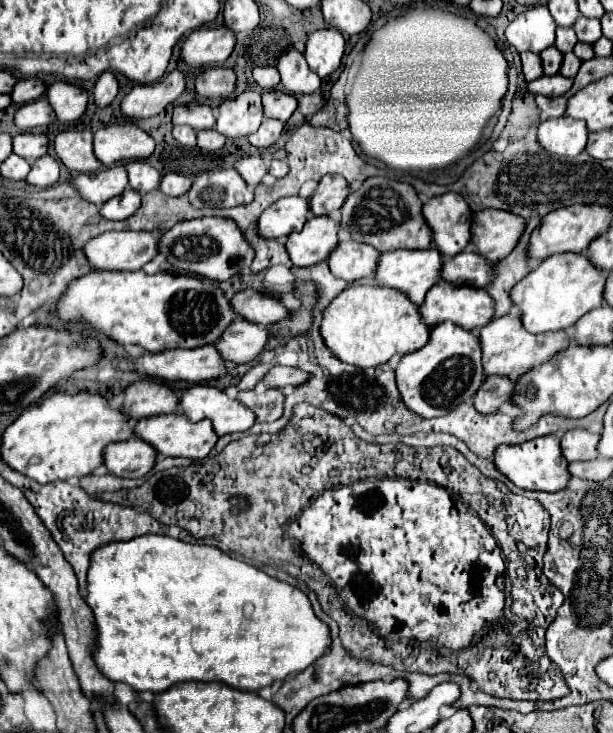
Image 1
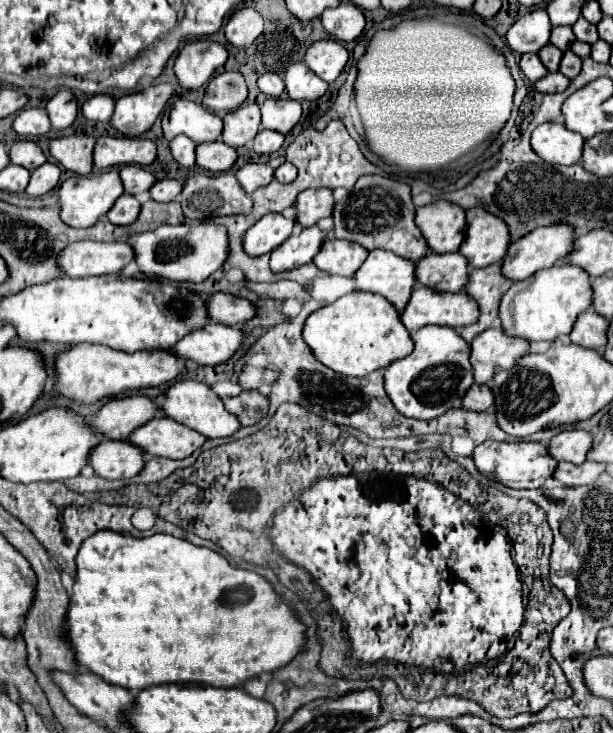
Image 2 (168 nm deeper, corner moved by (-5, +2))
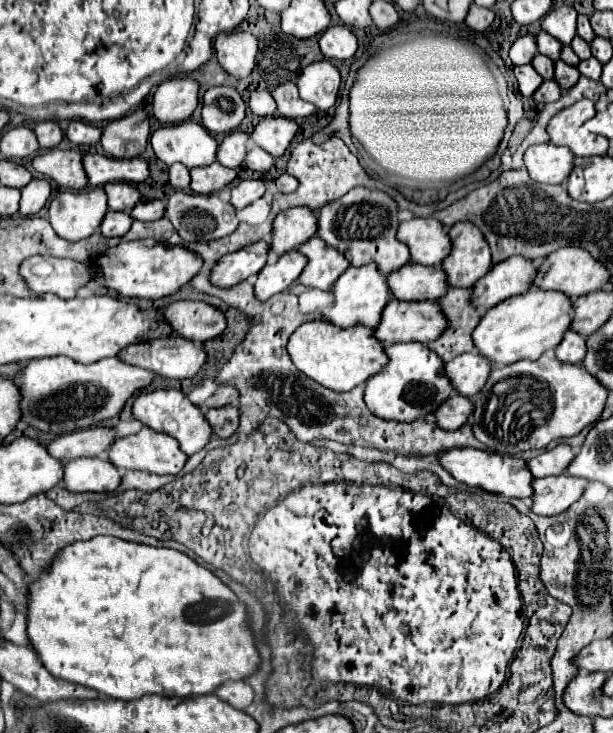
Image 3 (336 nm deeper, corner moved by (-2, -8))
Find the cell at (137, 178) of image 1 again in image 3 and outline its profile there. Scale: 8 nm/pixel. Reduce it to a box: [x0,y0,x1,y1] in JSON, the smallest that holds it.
[105,184,141,212]

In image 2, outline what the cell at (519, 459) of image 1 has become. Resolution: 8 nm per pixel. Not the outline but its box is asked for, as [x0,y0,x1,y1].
[472,440,558,490]

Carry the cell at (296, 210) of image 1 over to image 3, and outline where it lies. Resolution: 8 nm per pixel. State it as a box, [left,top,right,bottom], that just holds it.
[211,240,269,288]

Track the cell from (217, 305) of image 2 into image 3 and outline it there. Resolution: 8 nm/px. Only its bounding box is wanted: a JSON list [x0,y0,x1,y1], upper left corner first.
[161,302,227,342]

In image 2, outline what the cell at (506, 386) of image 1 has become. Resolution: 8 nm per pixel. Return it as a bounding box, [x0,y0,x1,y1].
[462,384,492,412]

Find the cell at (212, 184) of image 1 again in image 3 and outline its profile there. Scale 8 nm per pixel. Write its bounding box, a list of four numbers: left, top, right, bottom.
[165,190,239,242]

